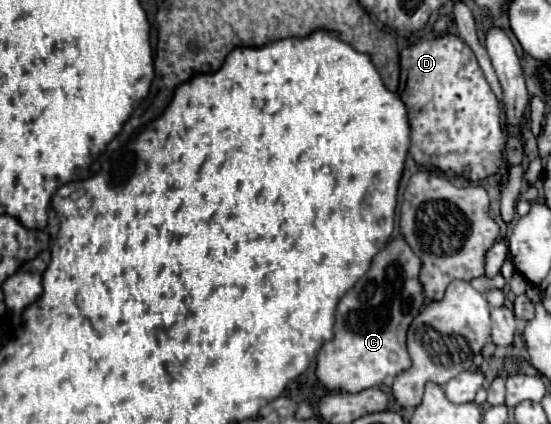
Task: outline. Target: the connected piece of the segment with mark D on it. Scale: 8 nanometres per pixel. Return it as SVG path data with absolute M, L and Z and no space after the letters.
M448 34L436 40L418 40L402 52L402 74L398 94L408 108L410 154L422 166L436 166L448 174L464 174L468 180L480 180L498 172L506 132L500 120L500 104L488 86L474 52L456 36Z

